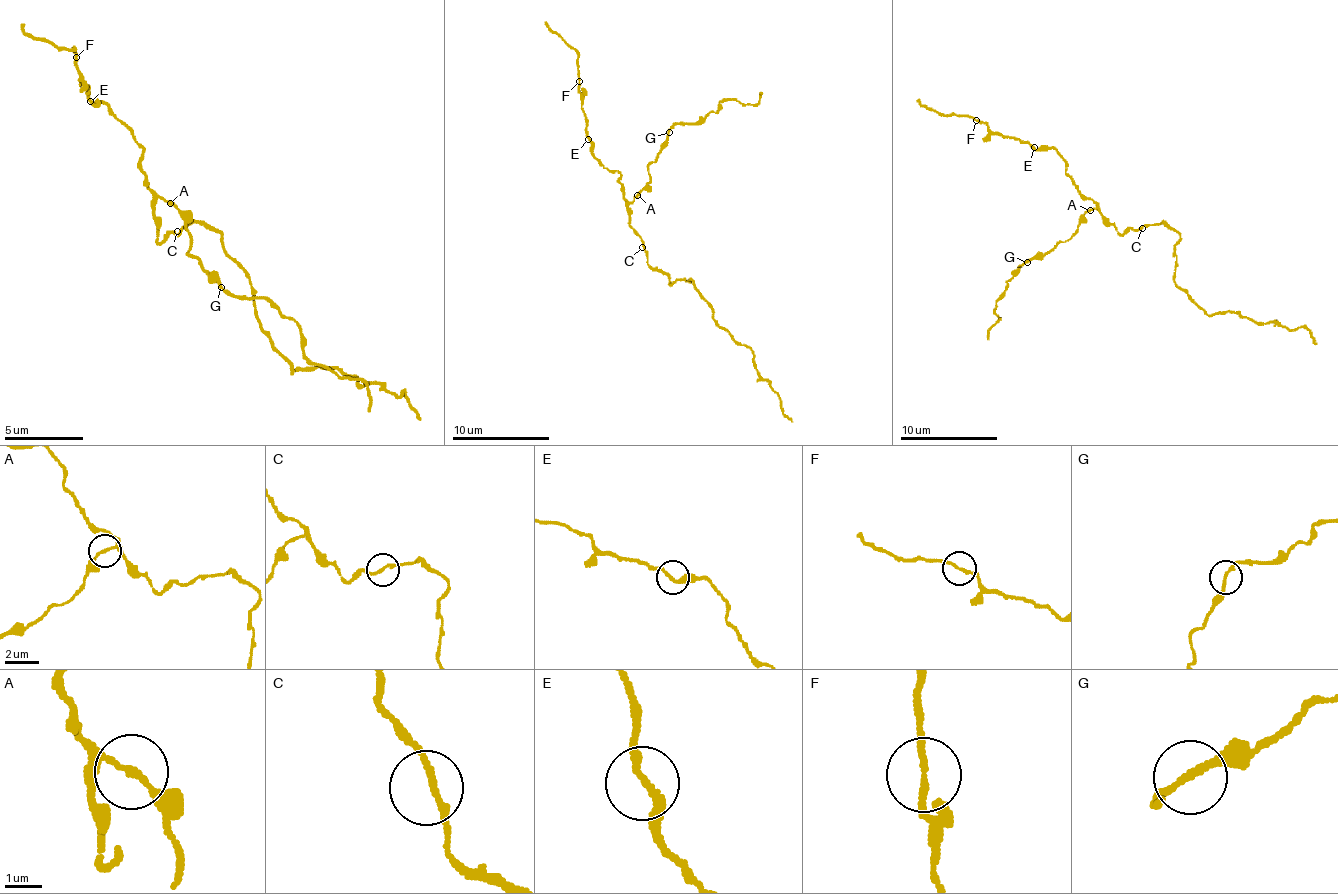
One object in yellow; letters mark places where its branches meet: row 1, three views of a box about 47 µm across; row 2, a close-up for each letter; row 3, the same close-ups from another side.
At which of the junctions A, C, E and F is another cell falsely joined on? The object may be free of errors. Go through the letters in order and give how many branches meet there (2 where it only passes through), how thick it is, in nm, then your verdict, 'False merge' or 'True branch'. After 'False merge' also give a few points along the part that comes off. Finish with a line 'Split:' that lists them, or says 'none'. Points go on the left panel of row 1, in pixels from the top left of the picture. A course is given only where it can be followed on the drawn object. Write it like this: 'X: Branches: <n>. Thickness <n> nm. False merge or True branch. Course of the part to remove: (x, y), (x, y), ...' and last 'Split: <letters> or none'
A: Branches: 2. Thickness 160 nm. False merge. Course of the part to remove: (169, 204), (189, 255), (232, 294), (268, 298), (295, 322), (303, 354), (358, 377), (366, 413)
C: Branches: 2. Thickness 160 nm. True branch
E: Branches: 2. Thickness 200 nm. True branch
F: Branches: 2. Thickness 160 nm. True branch
Split: A

